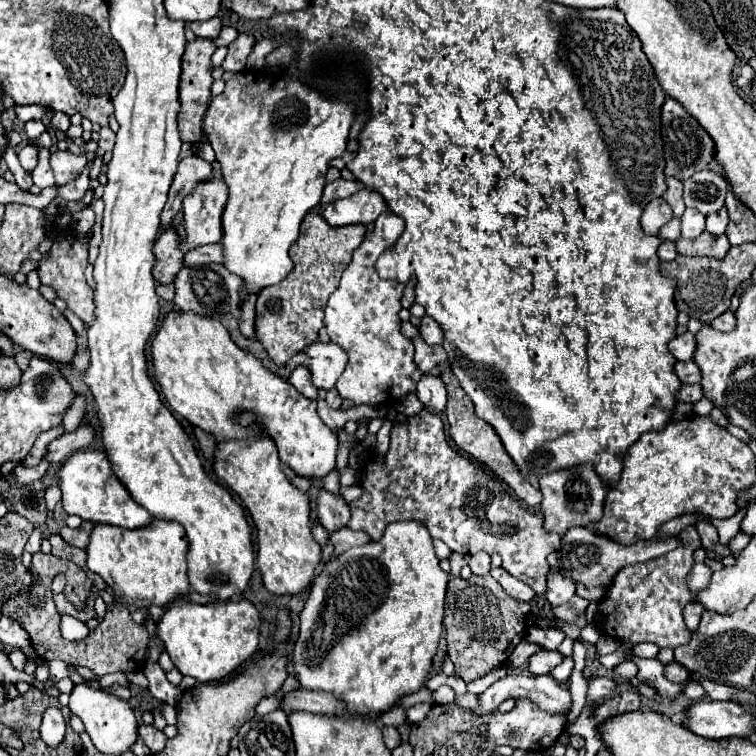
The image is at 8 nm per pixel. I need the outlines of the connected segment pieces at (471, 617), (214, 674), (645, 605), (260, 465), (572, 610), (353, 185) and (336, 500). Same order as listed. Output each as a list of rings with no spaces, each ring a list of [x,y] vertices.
[[[492,575],[470,579],[450,577],[446,593],[444,627],[448,639],[448,657],[456,665],[458,675],[472,683],[496,667],[506,665],[510,651],[526,637],[526,617],[530,603],[522,603],[504,593]]]
[[[180,597],[170,603],[168,611],[158,621],[158,637],[164,641],[170,659],[182,675],[190,675],[200,683],[218,681],[256,655],[260,643],[260,615],[248,599],[196,605]]]
[[[688,527],[680,533],[682,545],[666,555],[660,555],[656,559],[650,559],[646,563],[638,563],[626,569],[620,569],[620,573],[614,577],[610,591],[600,601],[596,627],[616,639],[642,643],[652,641],[660,649],[670,647],[676,649],[680,645],[688,645],[692,633],[688,631],[684,623],[684,607],[692,601],[686,575],[690,573],[694,565],[694,551],[700,547],[700,537],[694,527]]]
[[[270,439],[220,441],[214,473],[244,501],[258,529],[258,567],[268,593],[296,595],[304,591],[322,563],[322,547],[310,533],[310,497],[286,479],[278,451]]]
[[[574,597],[574,601],[568,601],[566,605],[560,605],[560,609],[552,609],[556,619],[560,621],[566,621],[566,623],[576,623],[580,615],[586,613],[586,607],[588,607],[588,599],[582,599],[582,597]]]
[[[336,179],[336,181],[332,181],[332,183],[328,183],[326,187],[324,187],[324,195],[322,195],[322,205],[326,203],[334,203],[334,201],[338,201],[338,199],[342,199],[342,197],[348,197],[348,195],[352,195],[352,193],[356,193],[358,189],[360,189],[362,185],[358,183],[358,181],[346,181],[346,179]]]
[[[322,489],[318,495],[318,519],[332,533],[332,531],[348,525],[350,507],[342,497],[332,495],[332,493]]]

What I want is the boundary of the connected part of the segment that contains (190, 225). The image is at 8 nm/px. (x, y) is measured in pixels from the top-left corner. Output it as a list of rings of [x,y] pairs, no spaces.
[[[218,177],[198,185],[184,201],[184,249],[196,249],[200,245],[222,241],[222,213],[228,201],[226,183]]]

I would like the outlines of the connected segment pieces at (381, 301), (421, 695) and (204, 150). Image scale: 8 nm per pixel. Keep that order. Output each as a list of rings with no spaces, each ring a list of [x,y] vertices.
[[[382,213],[382,217],[376,219],[374,223],[374,231],[370,235],[366,235],[366,239],[360,243],[358,249],[354,249],[350,265],[344,269],[342,279],[338,289],[330,295],[328,305],[326,305],[326,331],[330,335],[330,341],[340,345],[346,353],[348,353],[348,365],[346,371],[342,373],[342,377],[336,383],[336,389],[340,393],[342,399],[350,399],[354,405],[374,405],[374,407],[394,407],[396,403],[400,403],[408,393],[416,391],[416,385],[422,377],[422,373],[418,371],[416,363],[414,363],[414,345],[410,339],[406,339],[400,333],[400,317],[398,311],[402,309],[400,299],[402,299],[402,291],[404,285],[398,281],[380,281],[374,263],[376,259],[390,249],[398,237],[404,231],[404,219],[394,215],[394,213]]]
[[[422,687],[420,691],[408,695],[408,697],[404,697],[404,699],[400,701],[400,705],[406,707],[406,709],[412,707],[412,705],[416,705],[416,703],[434,703],[434,691],[430,691],[428,687]]]
[[[209,142],[194,143],[192,150],[195,155],[202,157],[206,161],[212,163],[216,161],[214,150],[212,149]]]

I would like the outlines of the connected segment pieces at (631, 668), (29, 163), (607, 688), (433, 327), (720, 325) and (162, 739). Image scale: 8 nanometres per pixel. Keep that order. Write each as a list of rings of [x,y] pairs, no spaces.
[[[625,661],[615,667],[614,671],[617,672],[623,679],[630,680],[636,676],[638,668],[632,661]]]
[[[26,145],[20,153],[18,153],[18,159],[20,159],[20,165],[26,169],[26,171],[32,171],[38,163],[38,153],[36,153],[36,147],[34,145]]]
[[[590,677],[588,679],[588,701],[600,701],[610,697],[616,689],[616,683],[610,677]]]
[[[424,315],[422,325],[420,325],[420,337],[430,345],[440,345],[442,339],[444,339],[444,331],[432,317]]]
[[[729,309],[722,313],[720,317],[715,318],[710,326],[713,329],[716,329],[721,332],[730,332],[736,326],[736,317],[735,314],[732,313]]]
[[[138,725],[138,735],[142,737],[142,741],[150,747],[150,751],[156,755],[156,753],[160,753],[162,749],[164,749],[164,745],[166,745],[166,741],[168,741],[168,737],[160,731],[160,729],[156,729],[154,725]]]

